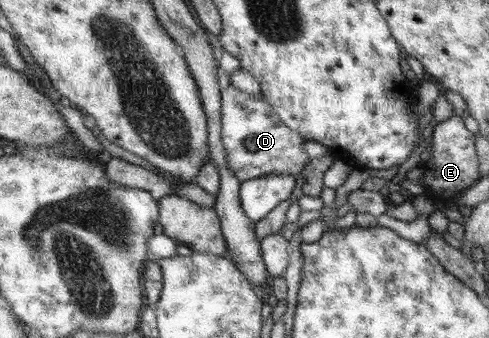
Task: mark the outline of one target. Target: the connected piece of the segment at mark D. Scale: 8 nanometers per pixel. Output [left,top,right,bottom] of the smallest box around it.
[221,86,310,182]

